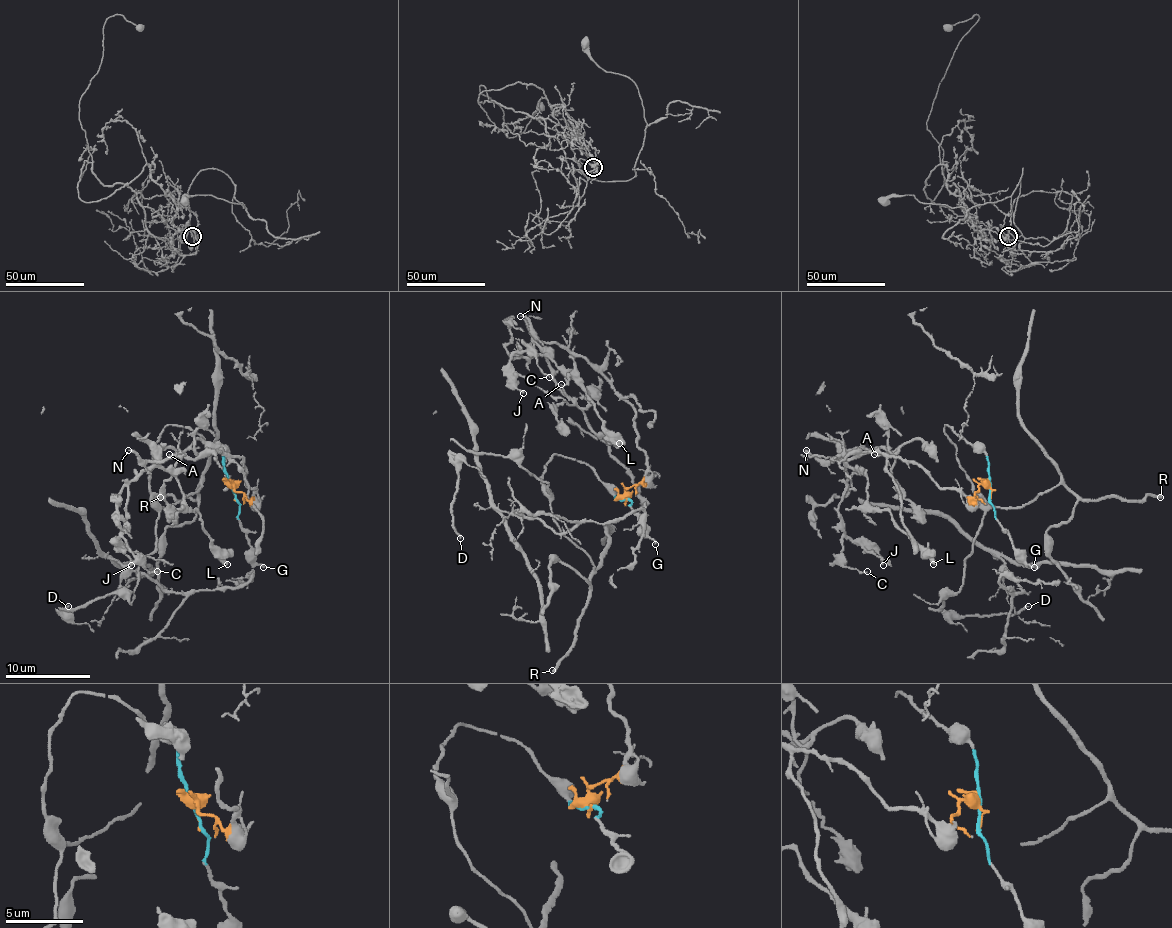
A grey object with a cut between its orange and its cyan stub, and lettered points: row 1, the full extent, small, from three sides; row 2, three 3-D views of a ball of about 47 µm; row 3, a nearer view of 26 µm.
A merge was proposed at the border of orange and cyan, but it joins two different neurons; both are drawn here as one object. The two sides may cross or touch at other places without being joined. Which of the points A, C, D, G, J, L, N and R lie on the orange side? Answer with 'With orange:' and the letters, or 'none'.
With orange: A, C, J, L, N

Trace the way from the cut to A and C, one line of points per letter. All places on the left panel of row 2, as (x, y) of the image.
A: (232, 486), (247, 499), (255, 493), (243, 459), (200, 452), (158, 461), (155, 452), (175, 450), (168, 455)
C: (232, 486), (247, 499), (255, 493), (243, 459), (224, 452), (172, 455), (130, 482), (124, 540), (158, 572)

